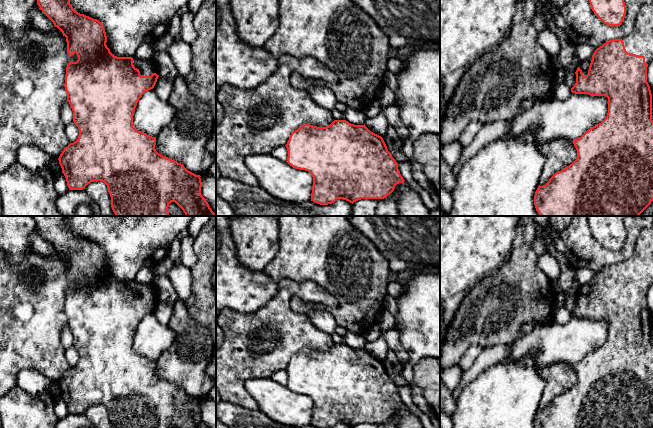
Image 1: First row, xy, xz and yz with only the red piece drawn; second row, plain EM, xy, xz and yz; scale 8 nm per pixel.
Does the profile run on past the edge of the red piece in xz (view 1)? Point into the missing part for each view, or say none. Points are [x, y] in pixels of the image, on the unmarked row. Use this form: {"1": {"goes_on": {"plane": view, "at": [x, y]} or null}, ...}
{"1": {"goes_on": null}}

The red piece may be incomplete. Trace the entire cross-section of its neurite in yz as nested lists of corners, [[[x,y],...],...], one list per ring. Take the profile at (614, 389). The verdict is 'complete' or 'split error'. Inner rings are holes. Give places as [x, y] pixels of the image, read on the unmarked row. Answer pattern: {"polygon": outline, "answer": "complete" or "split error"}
{"polygon": [[[653,227],[641,231],[634,253],[629,259],[623,263],[613,263],[604,267],[577,292],[576,307],[571,312],[571,316],[607,321],[608,337],[601,347],[572,365],[577,374],[576,384],[556,396],[545,409],[538,410],[534,419],[534,428],[651,428],[653,425],[653,345],[652,318],[647,306],[647,291],[652,283]]], "answer": "split error"}

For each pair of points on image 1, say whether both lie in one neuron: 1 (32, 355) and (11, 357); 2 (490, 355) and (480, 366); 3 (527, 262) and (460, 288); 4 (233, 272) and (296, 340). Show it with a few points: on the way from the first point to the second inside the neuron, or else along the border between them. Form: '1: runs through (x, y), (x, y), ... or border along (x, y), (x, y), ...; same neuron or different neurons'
1: runs through (27, 355), (16, 357); same neuron
2: runs through (487, 358), (482, 363); same neuron
3: border along (500, 267), (493, 273), (484, 276), (464, 297); different neurons
4: border along (278, 293), (256, 310), (241, 313); different neurons

